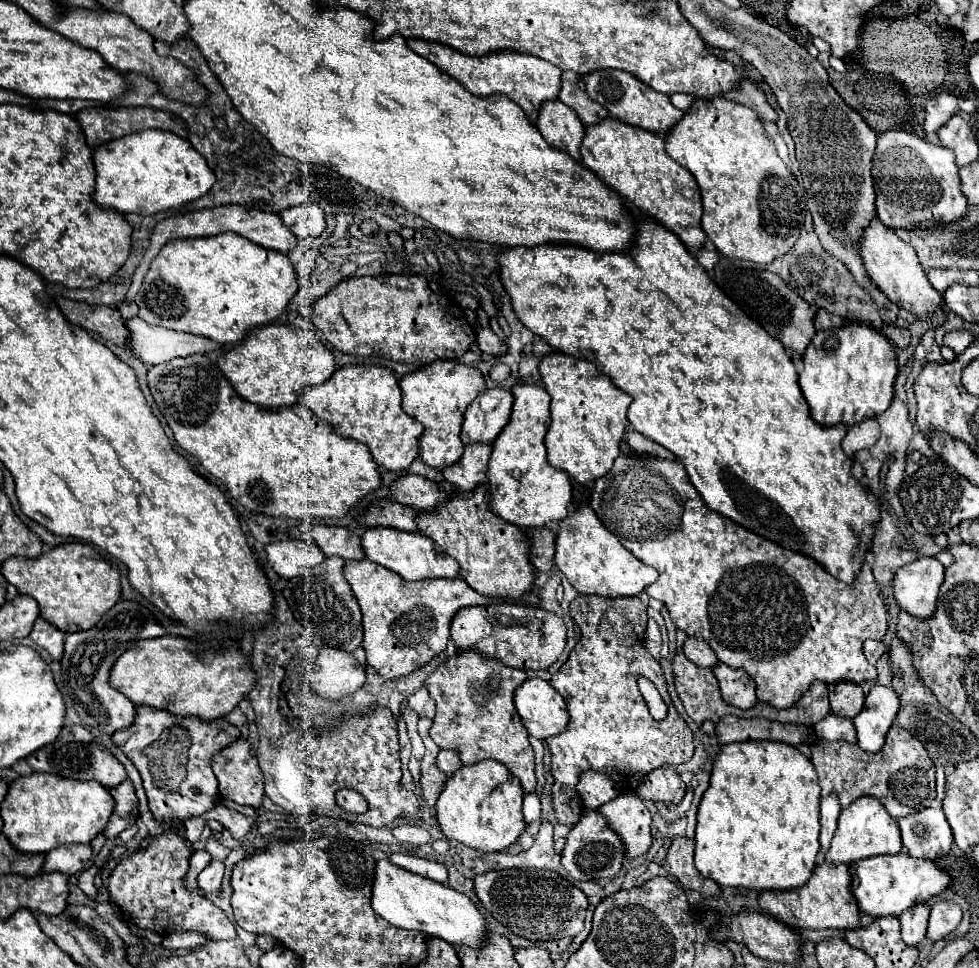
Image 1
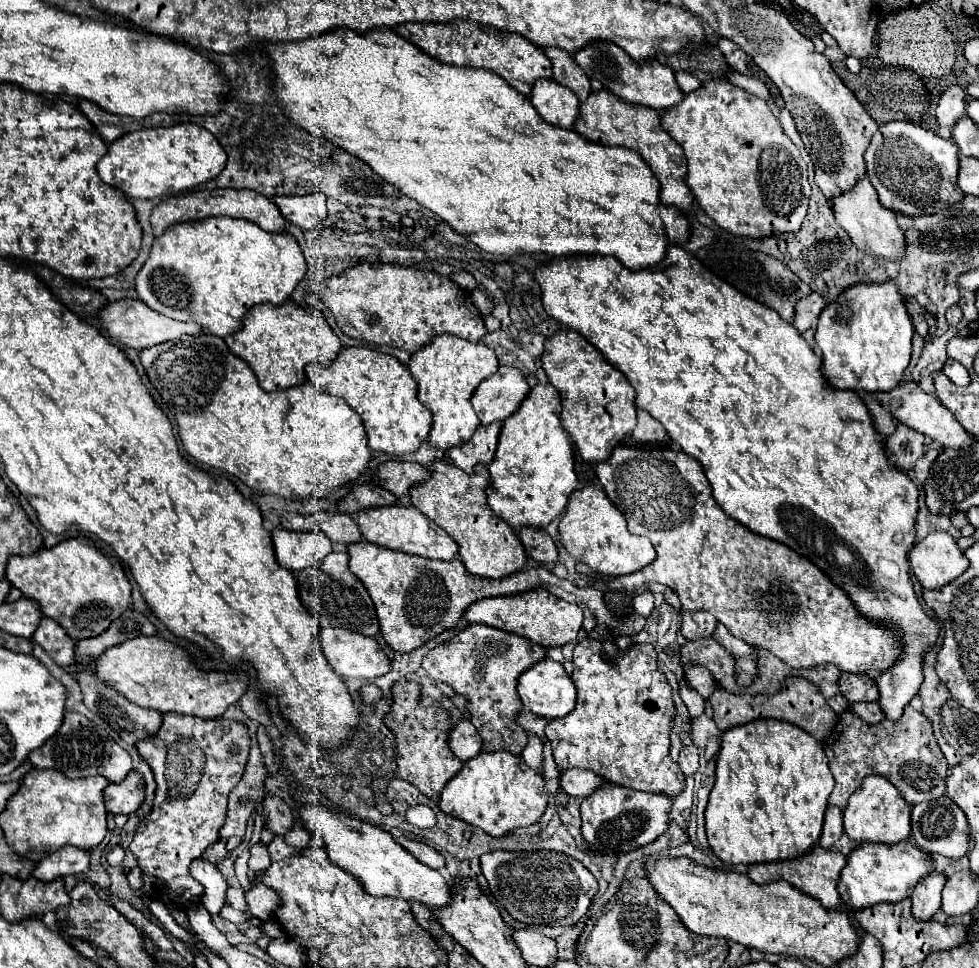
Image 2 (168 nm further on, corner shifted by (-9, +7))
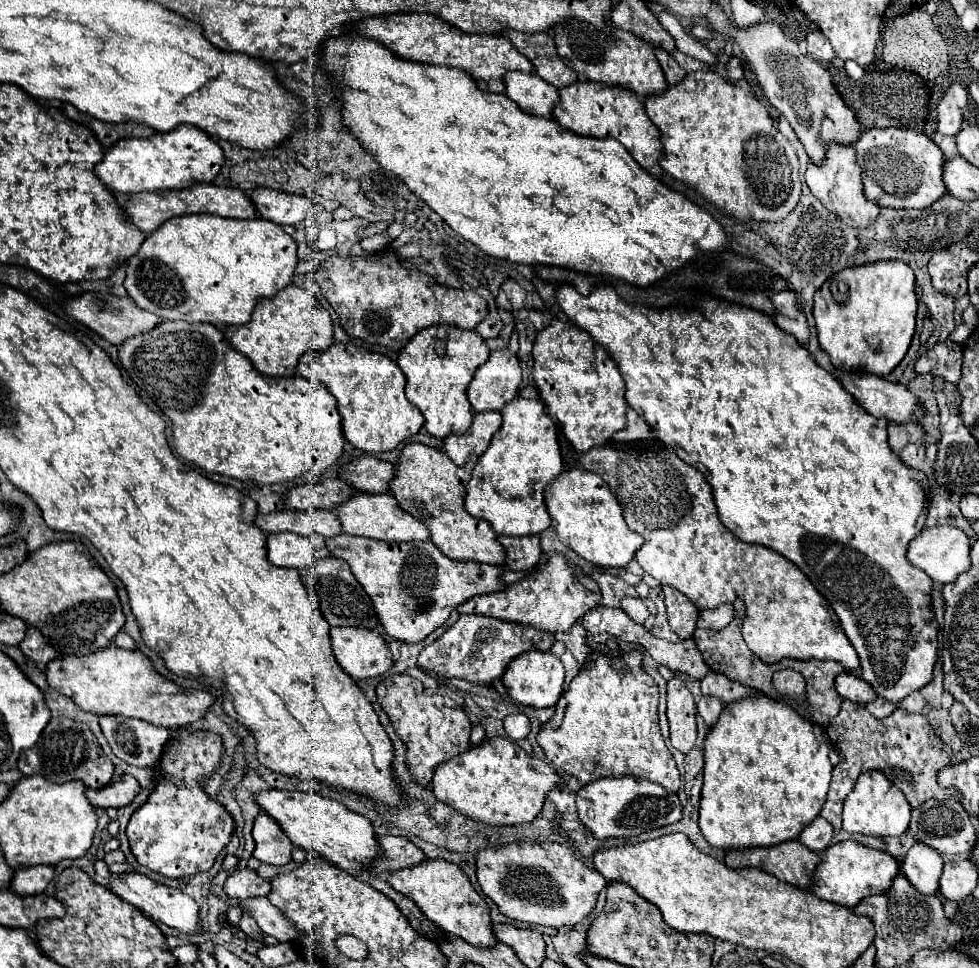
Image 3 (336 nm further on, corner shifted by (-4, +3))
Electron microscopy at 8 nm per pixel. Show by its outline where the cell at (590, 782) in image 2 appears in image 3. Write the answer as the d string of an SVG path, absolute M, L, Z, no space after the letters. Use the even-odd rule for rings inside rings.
M507 737L485 739L481 745L437 767L431 789L437 801L485 825L519 825L533 821L549 791L563 785L563 777L543 759L527 755Z

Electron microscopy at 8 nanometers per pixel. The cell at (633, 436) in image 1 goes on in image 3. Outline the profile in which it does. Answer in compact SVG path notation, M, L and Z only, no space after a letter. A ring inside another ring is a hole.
M627 409L627 427L619 431L613 439L619 443L627 443L627 441L643 441L649 437L651 437L649 425L633 409Z

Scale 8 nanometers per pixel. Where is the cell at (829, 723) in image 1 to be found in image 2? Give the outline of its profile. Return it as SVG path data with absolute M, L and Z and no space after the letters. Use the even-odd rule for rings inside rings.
M850 703L850 709L854 713L858 713L870 725L874 725L874 723L878 723L878 721L884 719L882 707L878 707L878 703Z

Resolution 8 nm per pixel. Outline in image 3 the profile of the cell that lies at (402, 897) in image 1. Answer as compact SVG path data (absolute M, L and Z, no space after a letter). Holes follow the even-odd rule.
M277 789L259 793L255 801L267 815L271 815L279 823L279 827L285 831L285 835L291 839L295 847L319 853L323 859L327 859L329 863L333 863L335 867L357 879L371 875L375 859L381 857L383 853L371 821L359 813L345 809L337 801L325 799L317 793L277 791Z

